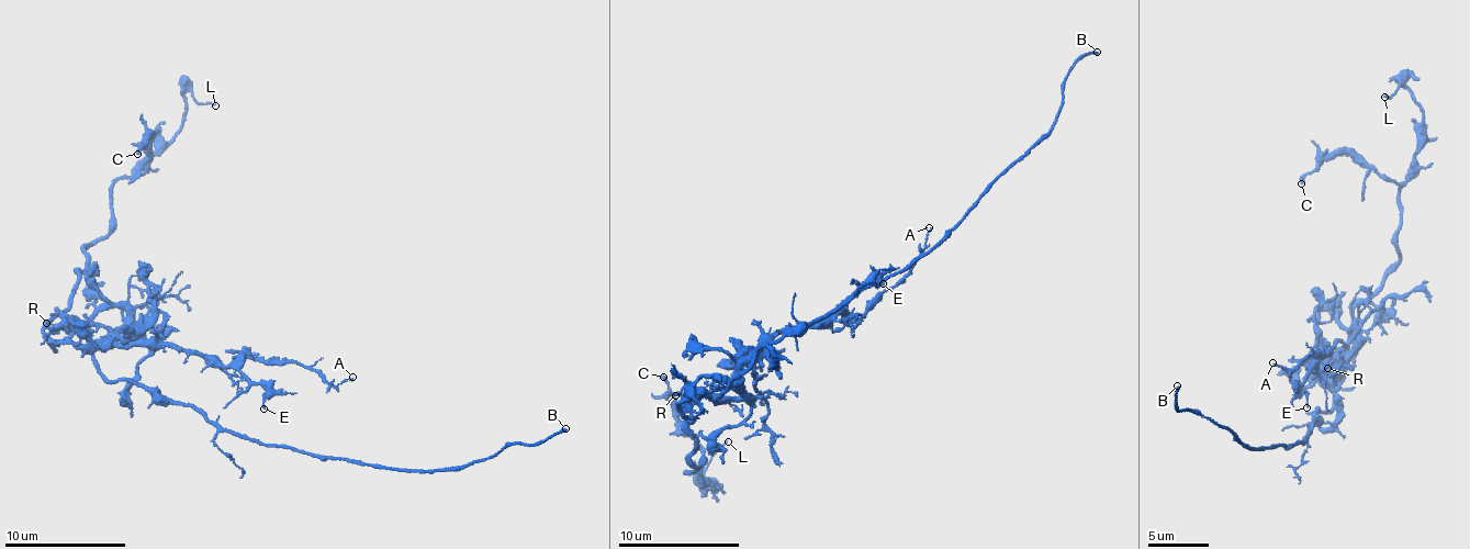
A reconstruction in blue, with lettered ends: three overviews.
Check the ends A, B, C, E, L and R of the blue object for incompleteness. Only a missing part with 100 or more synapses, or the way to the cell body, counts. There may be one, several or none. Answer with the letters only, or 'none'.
B

